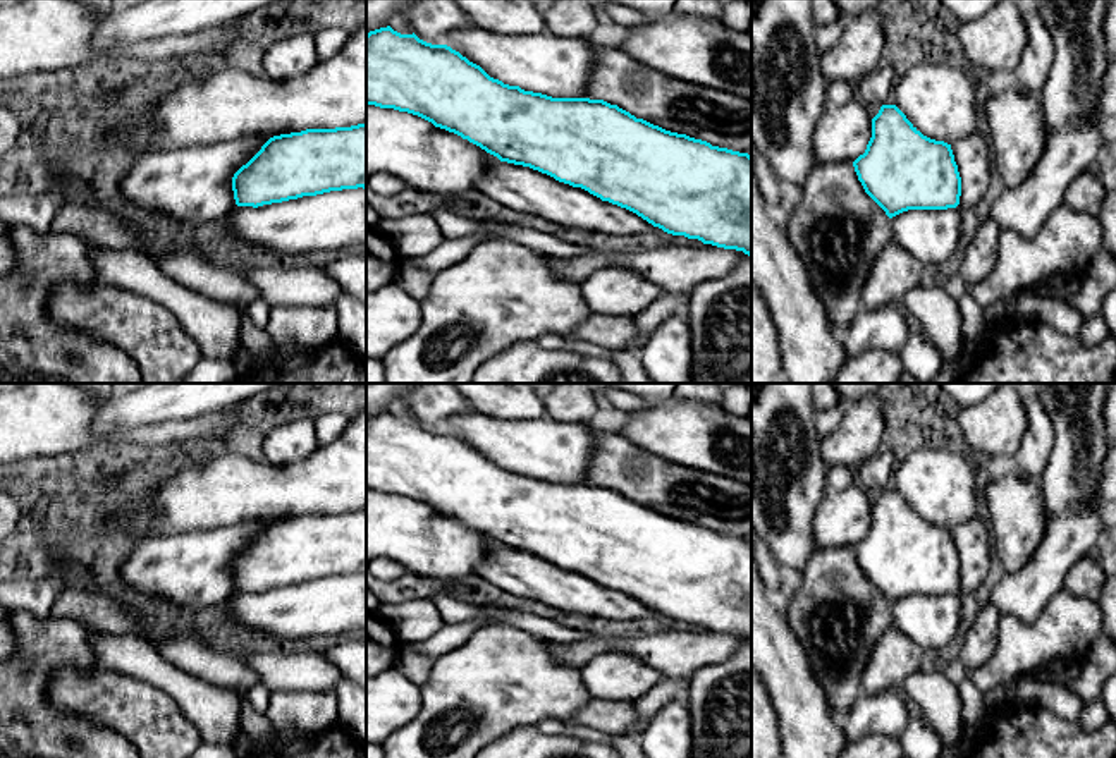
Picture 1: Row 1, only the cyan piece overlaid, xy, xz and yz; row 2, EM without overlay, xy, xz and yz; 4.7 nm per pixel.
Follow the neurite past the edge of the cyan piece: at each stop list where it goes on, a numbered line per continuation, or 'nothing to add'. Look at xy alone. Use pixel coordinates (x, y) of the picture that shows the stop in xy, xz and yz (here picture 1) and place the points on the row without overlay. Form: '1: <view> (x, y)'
1: xy (193, 569)

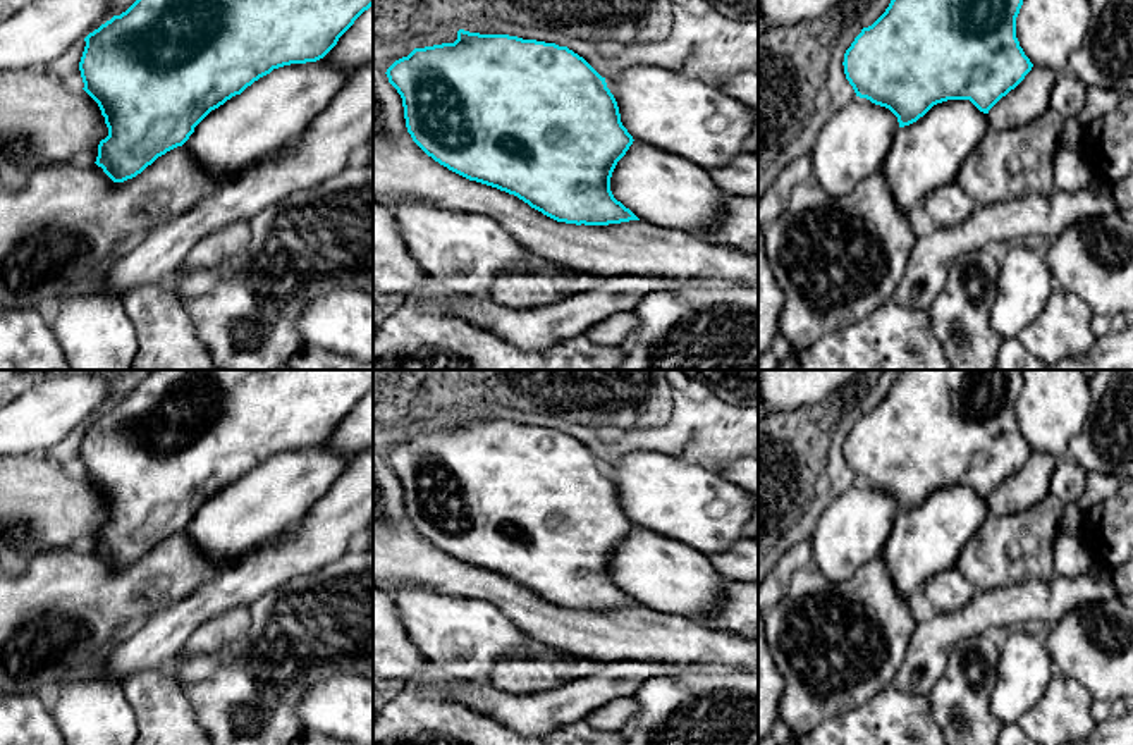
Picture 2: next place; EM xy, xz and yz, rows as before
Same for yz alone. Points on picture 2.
nothing to add

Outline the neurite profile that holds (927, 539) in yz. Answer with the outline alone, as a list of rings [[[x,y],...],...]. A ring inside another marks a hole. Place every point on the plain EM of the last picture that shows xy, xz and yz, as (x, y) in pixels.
[[[970,485],[937,489],[916,508],[897,513],[880,554],[897,592],[909,602],[911,595],[922,592],[932,576],[956,568],[963,547],[978,532],[989,513],[987,499]]]

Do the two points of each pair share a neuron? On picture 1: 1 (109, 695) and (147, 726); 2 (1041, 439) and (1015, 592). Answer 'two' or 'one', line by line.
1: one
2: two

